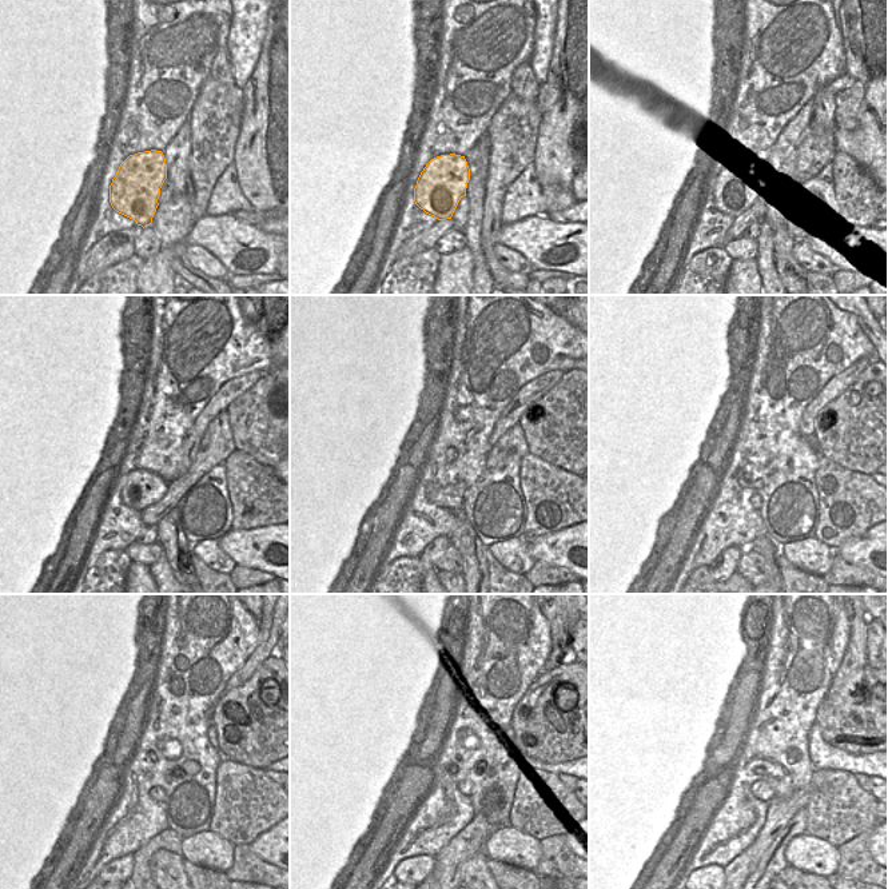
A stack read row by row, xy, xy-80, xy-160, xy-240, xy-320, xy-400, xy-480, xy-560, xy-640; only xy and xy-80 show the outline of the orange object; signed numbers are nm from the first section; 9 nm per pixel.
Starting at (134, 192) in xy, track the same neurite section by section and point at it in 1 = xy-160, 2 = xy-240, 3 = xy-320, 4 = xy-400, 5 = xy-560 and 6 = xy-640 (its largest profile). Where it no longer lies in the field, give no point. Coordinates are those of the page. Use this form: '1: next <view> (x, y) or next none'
1: next xy-160 (740, 187)
2: next xy-240 (140, 489)
3: next xy-320 (435, 494)
4: next xy-400 (755, 501)
5: next xy-560 (464, 788)
6: next xy-640 (760, 789)

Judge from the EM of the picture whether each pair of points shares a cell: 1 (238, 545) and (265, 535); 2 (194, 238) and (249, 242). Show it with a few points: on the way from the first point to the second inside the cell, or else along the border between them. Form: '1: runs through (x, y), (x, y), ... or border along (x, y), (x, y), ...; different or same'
1: runs through (245, 545), (258, 541); same
2: runs through (207, 238), (226, 238), (235, 242); same

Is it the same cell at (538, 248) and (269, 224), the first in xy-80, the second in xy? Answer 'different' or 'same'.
different

